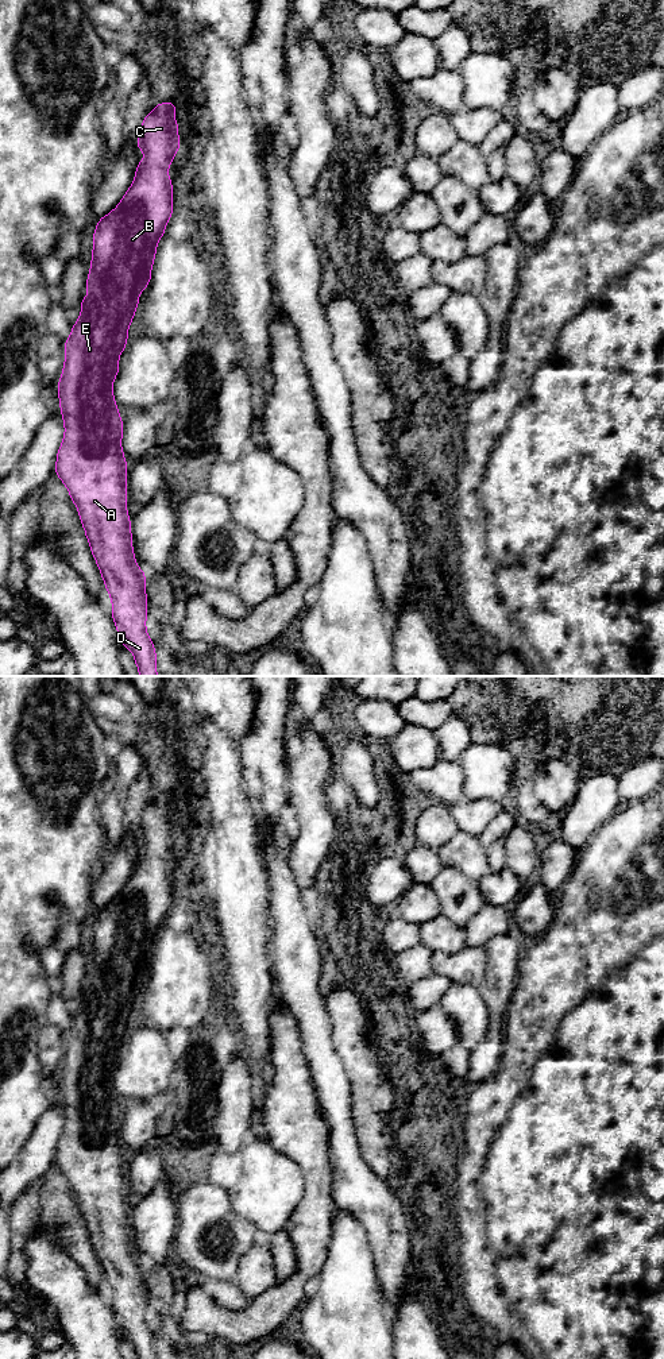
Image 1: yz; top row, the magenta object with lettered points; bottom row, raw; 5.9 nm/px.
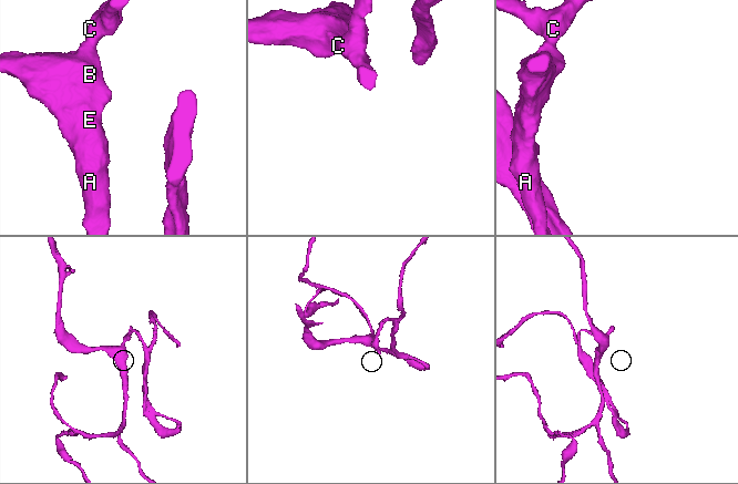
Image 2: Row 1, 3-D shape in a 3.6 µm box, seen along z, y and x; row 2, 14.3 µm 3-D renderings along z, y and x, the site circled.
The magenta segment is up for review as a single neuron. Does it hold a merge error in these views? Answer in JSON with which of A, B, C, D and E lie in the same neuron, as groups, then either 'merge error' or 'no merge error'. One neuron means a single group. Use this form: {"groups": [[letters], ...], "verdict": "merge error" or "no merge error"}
{"groups": [["A", "B", "C", "D", "E"]], "verdict": "no merge error"}

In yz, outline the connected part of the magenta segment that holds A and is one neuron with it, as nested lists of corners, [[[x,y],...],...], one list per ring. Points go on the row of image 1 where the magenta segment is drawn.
[[[161,103],[143,119],[136,147],[143,151],[144,159],[138,163],[134,184],[128,188],[120,204],[111,213],[101,217],[94,228],[92,263],[86,279],[88,296],[82,298],[81,316],[65,341],[65,364],[57,385],[65,436],[58,449],[54,472],[67,487],[70,498],[78,509],[90,551],[111,595],[112,618],[117,634],[123,645],[132,652],[140,676],[158,676],[157,653],[154,642],[146,630],[147,580],[144,572],[136,564],[132,549],[131,521],[126,506],[128,467],[121,451],[124,425],[115,402],[112,383],[119,372],[119,356],[127,345],[128,327],[139,304],[139,293],[150,283],[157,244],[165,235],[166,224],[173,215],[173,186],[167,169],[181,147],[178,123],[173,117],[175,111],[175,104]]]

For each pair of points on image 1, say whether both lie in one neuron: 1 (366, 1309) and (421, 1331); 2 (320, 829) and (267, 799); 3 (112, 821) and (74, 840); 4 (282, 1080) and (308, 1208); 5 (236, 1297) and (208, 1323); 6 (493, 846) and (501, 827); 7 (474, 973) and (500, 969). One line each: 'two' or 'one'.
1: two
2: two
3: two
4: one
5: two
6: one
7: two

